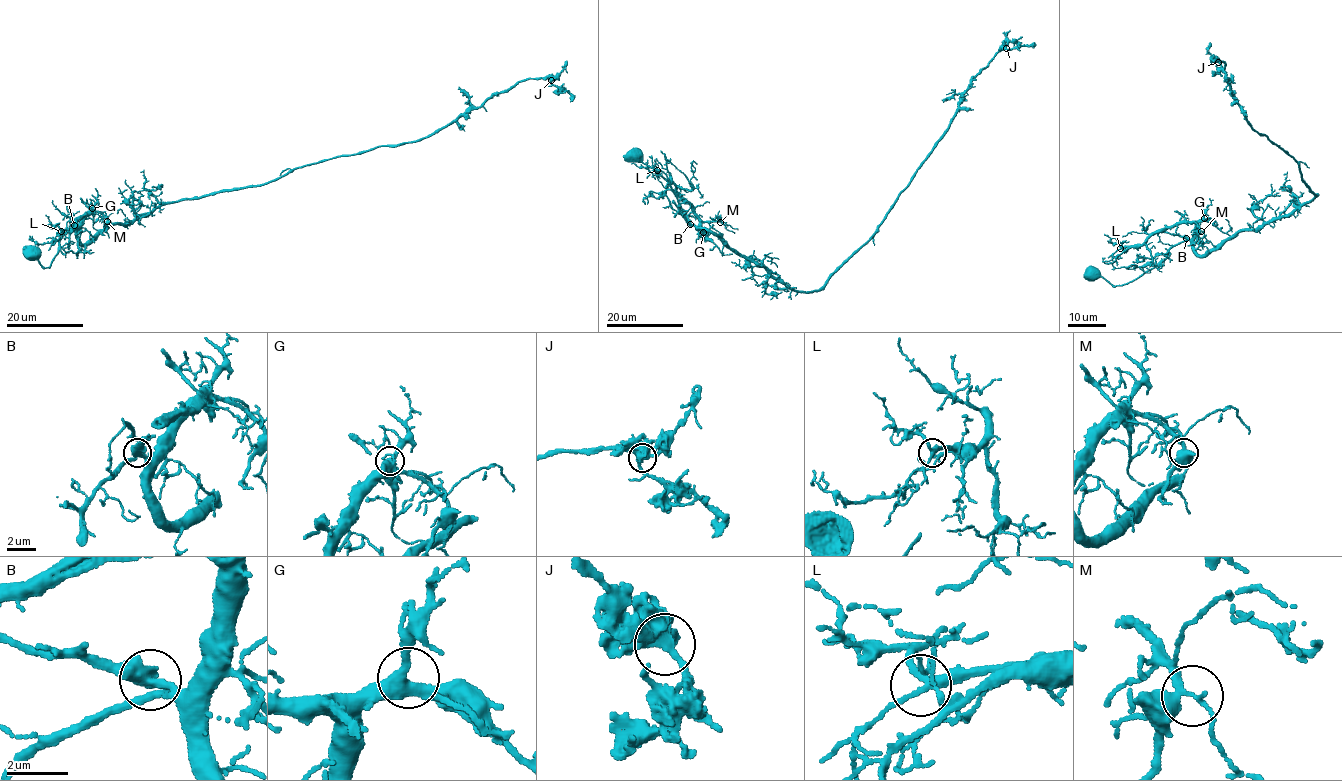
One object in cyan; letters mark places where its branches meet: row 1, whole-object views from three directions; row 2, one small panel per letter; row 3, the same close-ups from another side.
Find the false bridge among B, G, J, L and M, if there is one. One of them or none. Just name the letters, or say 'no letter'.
B

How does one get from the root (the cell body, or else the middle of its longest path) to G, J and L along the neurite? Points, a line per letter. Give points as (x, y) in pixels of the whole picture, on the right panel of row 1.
G: (1092, 273), (1097, 271), (1115, 286), (1127, 284), (1166, 257), (1171, 248), (1191, 238), (1204, 218)
J: (1092, 273), (1115, 286), (1127, 284), (1186, 239), (1203, 255), (1317, 197), (1292, 157), (1252, 130), (1218, 62)
L: (1092, 273), (1115, 286), (1127, 284), (1191, 238), (1195, 225), (1177, 222), (1141, 244), (1120, 248)

